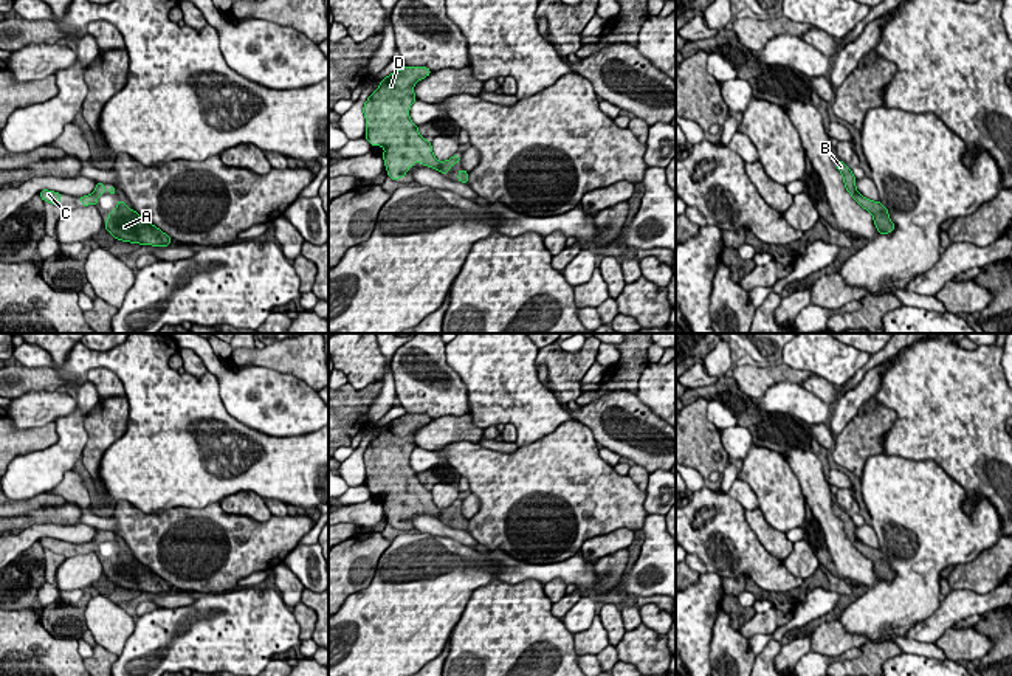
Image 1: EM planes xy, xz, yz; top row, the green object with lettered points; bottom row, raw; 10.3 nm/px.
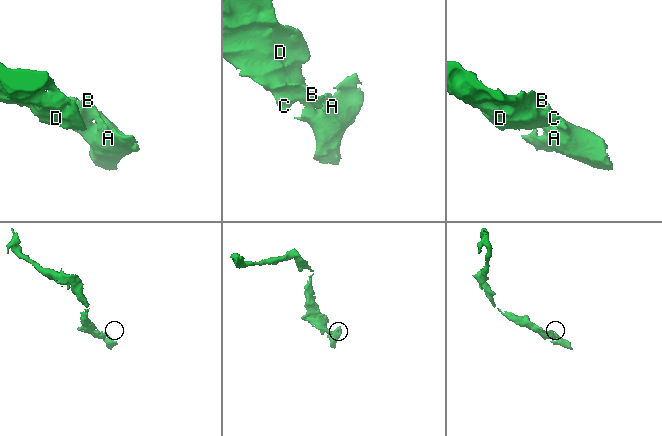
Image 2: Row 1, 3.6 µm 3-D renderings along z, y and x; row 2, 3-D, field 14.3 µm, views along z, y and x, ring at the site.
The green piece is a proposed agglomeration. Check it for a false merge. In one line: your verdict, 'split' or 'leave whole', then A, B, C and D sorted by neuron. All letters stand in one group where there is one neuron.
leave whole | A B C D

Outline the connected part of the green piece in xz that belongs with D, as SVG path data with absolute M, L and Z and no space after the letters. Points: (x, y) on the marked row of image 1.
M406 65L386 76L364 102L364 136L370 146L384 149L383 160L392 180L406 177L409 167L417 161L442 174L448 174L449 167L460 161L459 155L439 161L431 141L418 133L418 126L409 118L409 109L417 101L414 85L429 74L428 67Z

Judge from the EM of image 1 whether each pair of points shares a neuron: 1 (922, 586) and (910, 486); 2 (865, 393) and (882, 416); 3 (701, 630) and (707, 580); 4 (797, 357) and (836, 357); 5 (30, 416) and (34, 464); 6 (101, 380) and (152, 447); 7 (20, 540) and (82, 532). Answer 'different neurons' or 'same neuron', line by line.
1: same neuron
2: different neurons
3: same neuron
4: same neuron
5: different neurons
6: different neurons
7: same neuron

